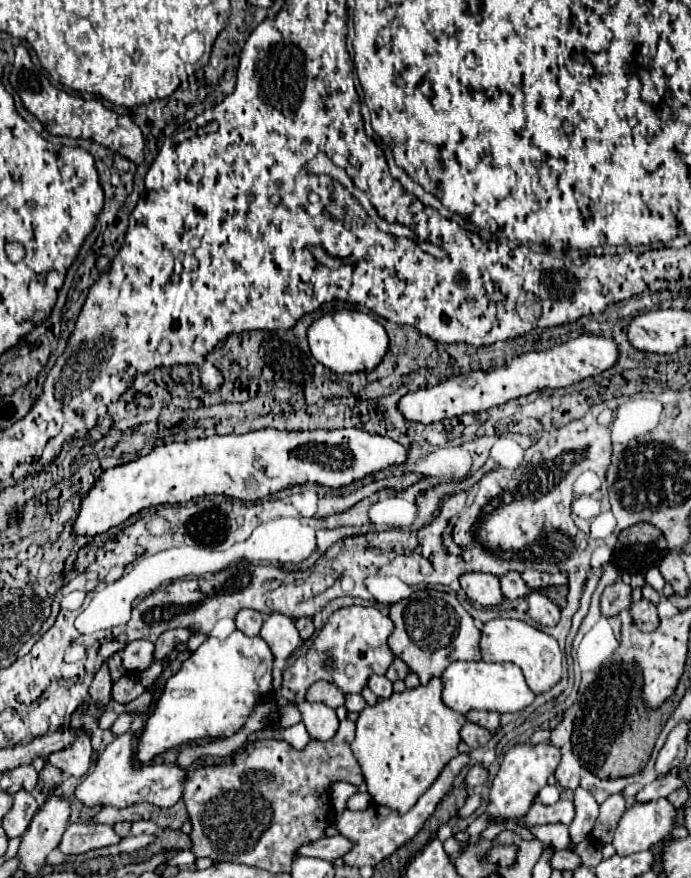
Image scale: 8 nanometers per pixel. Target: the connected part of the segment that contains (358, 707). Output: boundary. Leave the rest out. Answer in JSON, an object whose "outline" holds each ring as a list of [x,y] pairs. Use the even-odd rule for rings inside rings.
{"outline":[[[349,694],[347,700],[345,700],[345,708],[347,708],[349,712],[361,712],[365,706],[367,706],[367,704],[365,704],[365,700],[363,700],[361,694]]]}

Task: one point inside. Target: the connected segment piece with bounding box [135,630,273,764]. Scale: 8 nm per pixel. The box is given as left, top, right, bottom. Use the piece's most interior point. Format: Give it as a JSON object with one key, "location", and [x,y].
{"location":[219,685]}

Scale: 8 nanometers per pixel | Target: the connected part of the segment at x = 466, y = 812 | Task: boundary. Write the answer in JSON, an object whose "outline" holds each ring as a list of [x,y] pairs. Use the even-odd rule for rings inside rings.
{"outline":[[[479,794],[469,796],[469,798],[467,798],[467,802],[465,802],[465,806],[459,810],[459,818],[467,818],[467,816],[471,816],[471,814],[473,814],[473,812],[479,808],[479,804],[481,804]]]}

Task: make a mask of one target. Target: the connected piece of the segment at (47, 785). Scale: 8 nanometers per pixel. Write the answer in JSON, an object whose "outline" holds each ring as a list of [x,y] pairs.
{"outline":[[[45,764],[45,768],[39,772],[39,782],[37,782],[37,792],[45,794],[49,792],[51,788],[55,788],[59,782],[61,782],[61,776],[63,772],[59,768],[55,768],[53,764]]]}

